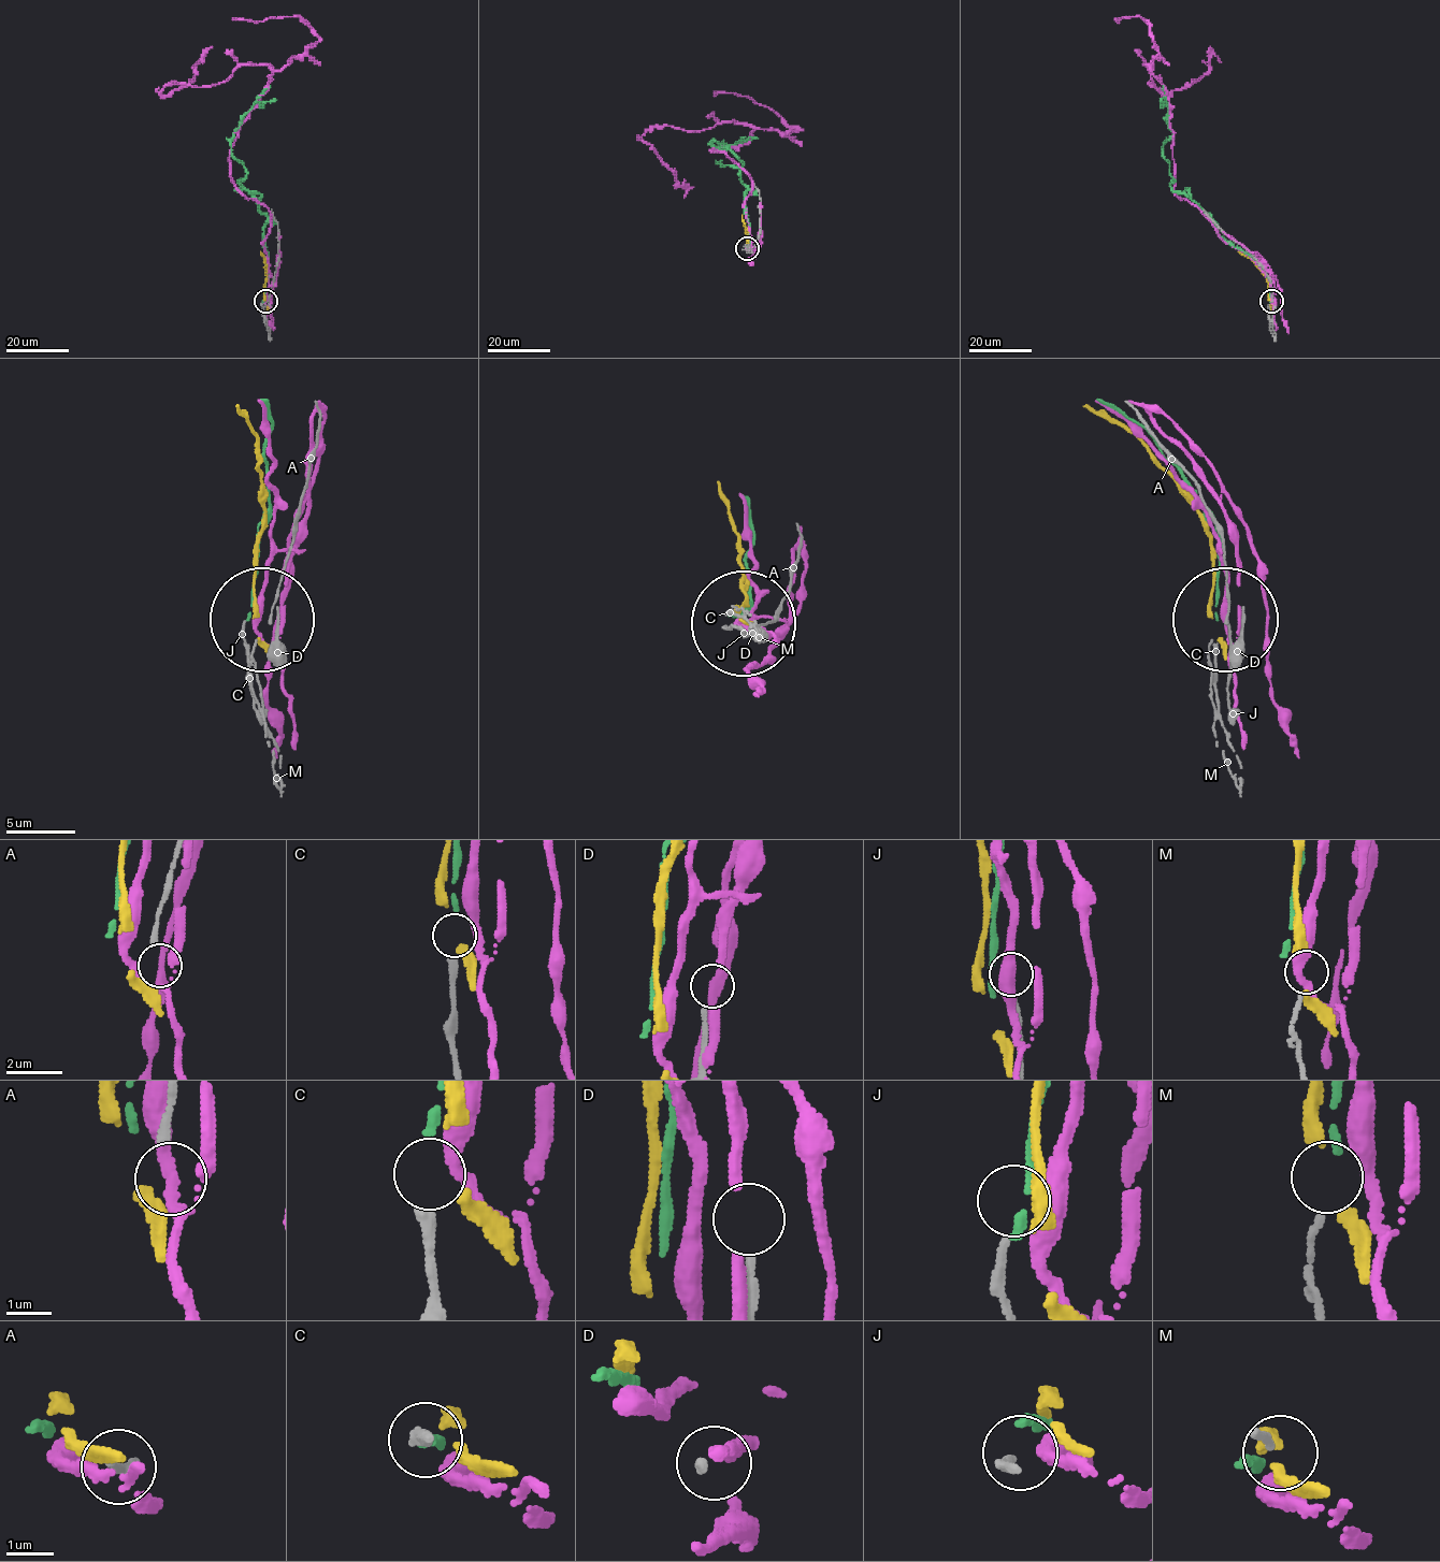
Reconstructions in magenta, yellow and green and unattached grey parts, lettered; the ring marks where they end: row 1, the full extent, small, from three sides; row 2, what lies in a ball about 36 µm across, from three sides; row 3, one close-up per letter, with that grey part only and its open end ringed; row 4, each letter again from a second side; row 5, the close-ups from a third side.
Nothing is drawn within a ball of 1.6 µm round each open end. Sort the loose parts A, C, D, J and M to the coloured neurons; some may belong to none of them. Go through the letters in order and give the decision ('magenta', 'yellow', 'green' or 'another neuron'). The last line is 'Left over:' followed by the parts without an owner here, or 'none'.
A: yellow
C: green
D: another neuron
J: another neuron
M: another neuron
Left over: D, J, M

